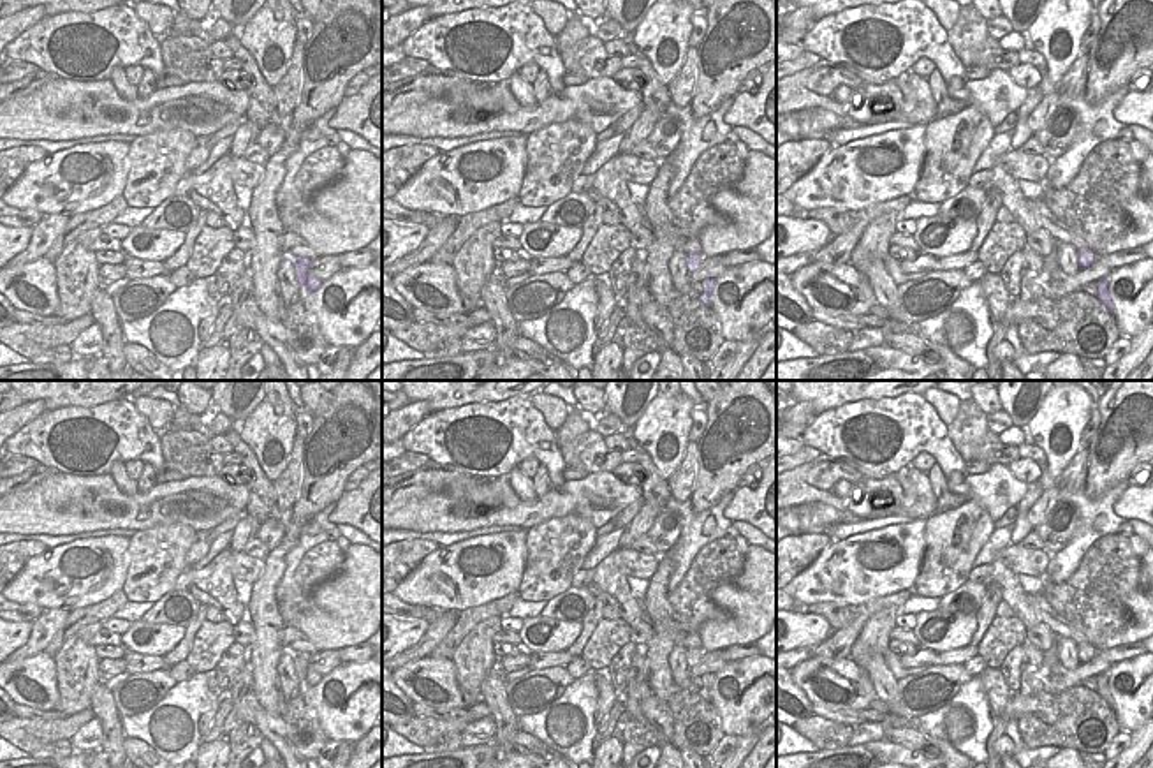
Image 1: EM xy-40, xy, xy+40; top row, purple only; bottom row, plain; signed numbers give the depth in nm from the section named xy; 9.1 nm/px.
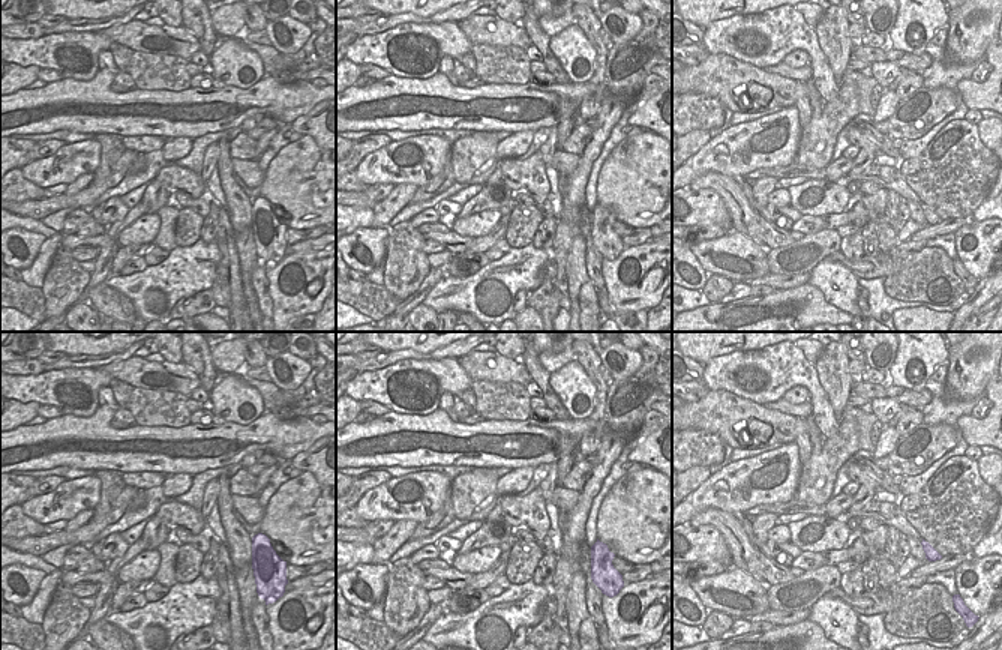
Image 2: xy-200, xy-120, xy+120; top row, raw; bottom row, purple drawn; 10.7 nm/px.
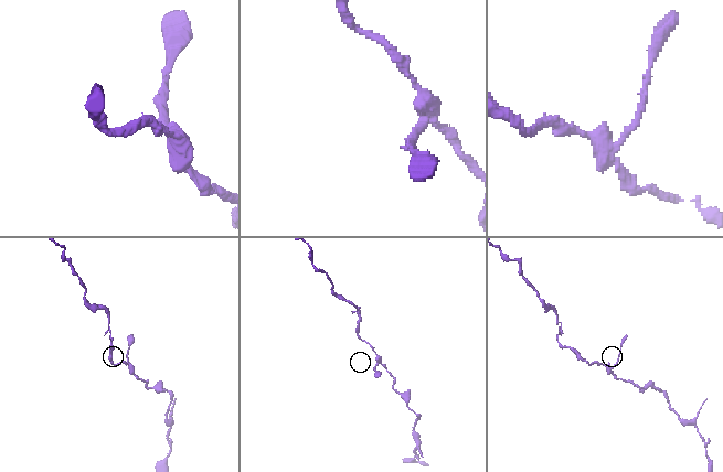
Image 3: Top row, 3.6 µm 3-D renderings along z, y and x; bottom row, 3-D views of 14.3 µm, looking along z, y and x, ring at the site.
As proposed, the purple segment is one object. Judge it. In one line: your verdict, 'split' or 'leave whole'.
split

